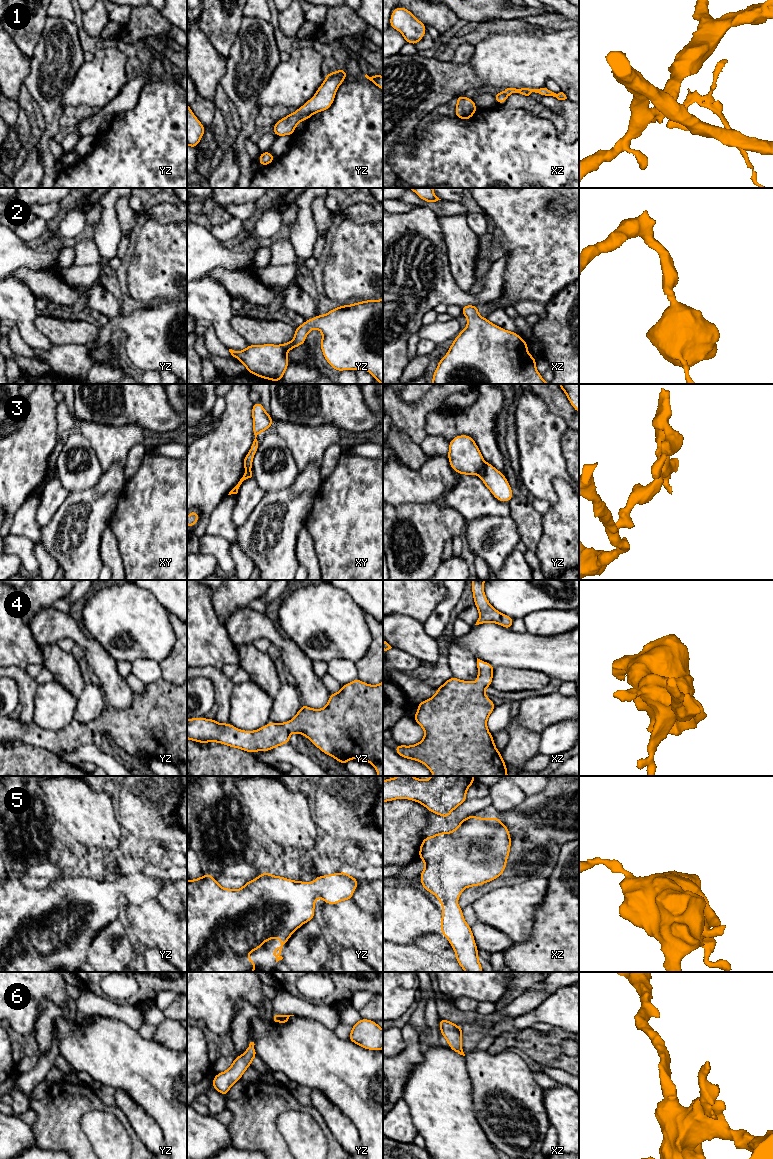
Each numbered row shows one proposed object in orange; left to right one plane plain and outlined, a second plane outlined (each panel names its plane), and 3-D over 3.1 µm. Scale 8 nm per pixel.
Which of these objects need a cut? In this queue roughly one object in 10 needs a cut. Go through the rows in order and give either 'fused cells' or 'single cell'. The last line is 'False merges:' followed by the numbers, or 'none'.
1: single cell
2: single cell
3: fused cells
4: single cell
5: single cell
6: single cell
False merges: 3

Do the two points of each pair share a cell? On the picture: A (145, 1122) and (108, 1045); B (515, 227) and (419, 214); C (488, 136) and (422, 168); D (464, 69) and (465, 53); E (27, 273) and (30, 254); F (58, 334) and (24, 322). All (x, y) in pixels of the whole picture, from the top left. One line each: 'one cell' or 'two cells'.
A: two cells
B: two cells
C: one cell
D: two cells
E: two cells
F: two cells

